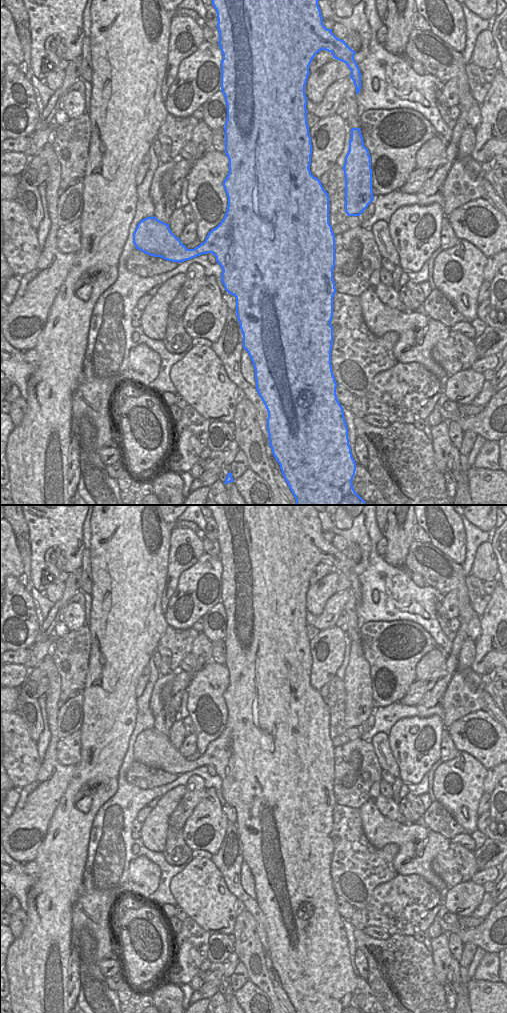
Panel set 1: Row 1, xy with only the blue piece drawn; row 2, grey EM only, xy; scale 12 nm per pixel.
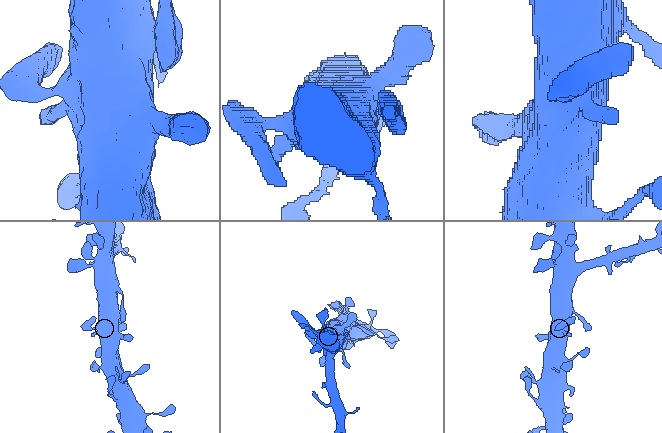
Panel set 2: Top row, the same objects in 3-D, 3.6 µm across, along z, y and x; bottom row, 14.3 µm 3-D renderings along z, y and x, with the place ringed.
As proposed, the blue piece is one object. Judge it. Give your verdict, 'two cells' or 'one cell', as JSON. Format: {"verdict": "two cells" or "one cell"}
{"verdict": "one cell"}

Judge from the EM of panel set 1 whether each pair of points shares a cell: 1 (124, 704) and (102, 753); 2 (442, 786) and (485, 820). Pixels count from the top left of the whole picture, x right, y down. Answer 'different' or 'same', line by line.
1: same
2: different

